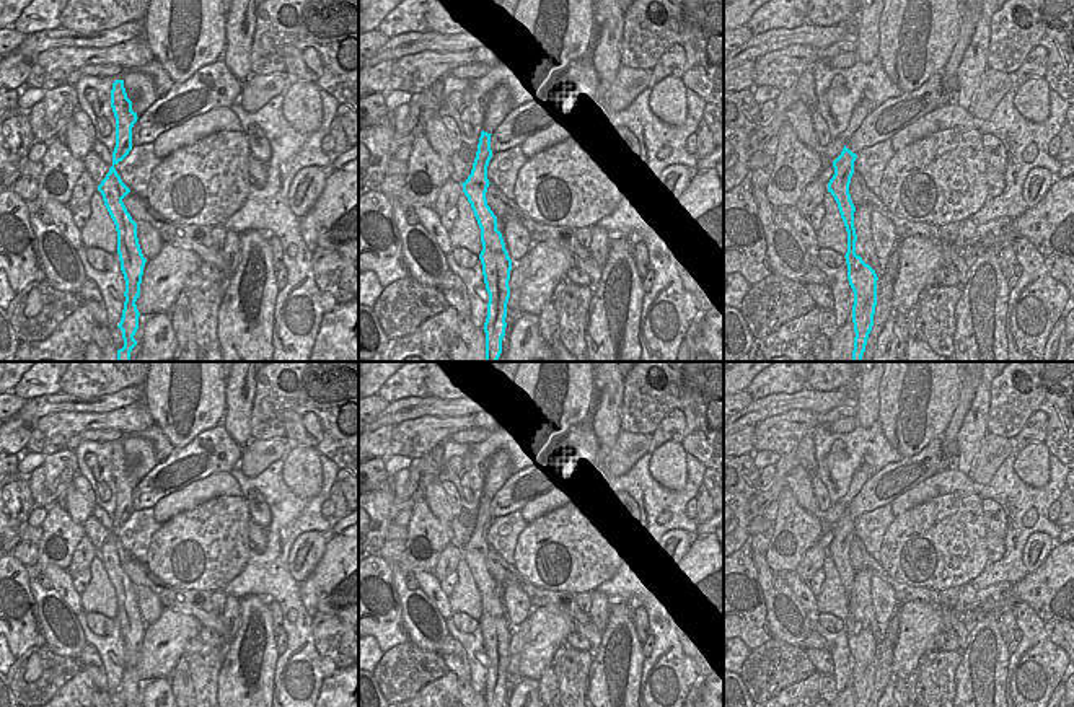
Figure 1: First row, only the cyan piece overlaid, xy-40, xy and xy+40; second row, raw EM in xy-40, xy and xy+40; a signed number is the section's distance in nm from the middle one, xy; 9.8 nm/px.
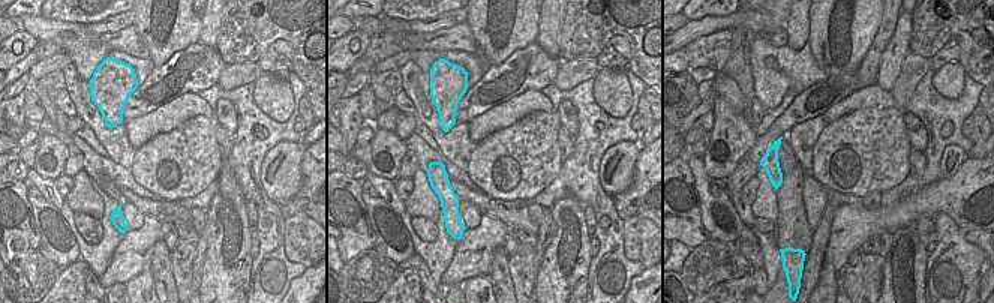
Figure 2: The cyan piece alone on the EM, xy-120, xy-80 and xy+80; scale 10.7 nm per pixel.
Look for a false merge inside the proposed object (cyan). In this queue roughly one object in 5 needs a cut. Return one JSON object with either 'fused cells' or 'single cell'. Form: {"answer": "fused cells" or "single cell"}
{"answer": "single cell"}

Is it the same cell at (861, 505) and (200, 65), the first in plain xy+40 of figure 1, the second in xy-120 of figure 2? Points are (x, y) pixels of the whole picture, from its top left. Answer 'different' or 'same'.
same

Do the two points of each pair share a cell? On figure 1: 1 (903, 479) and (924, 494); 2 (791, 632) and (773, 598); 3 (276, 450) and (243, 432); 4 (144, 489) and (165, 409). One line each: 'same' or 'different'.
1: different
2: same
3: different
4: different

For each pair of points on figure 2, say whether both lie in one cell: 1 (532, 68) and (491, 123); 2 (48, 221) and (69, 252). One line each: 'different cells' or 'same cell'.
1: different cells
2: same cell

